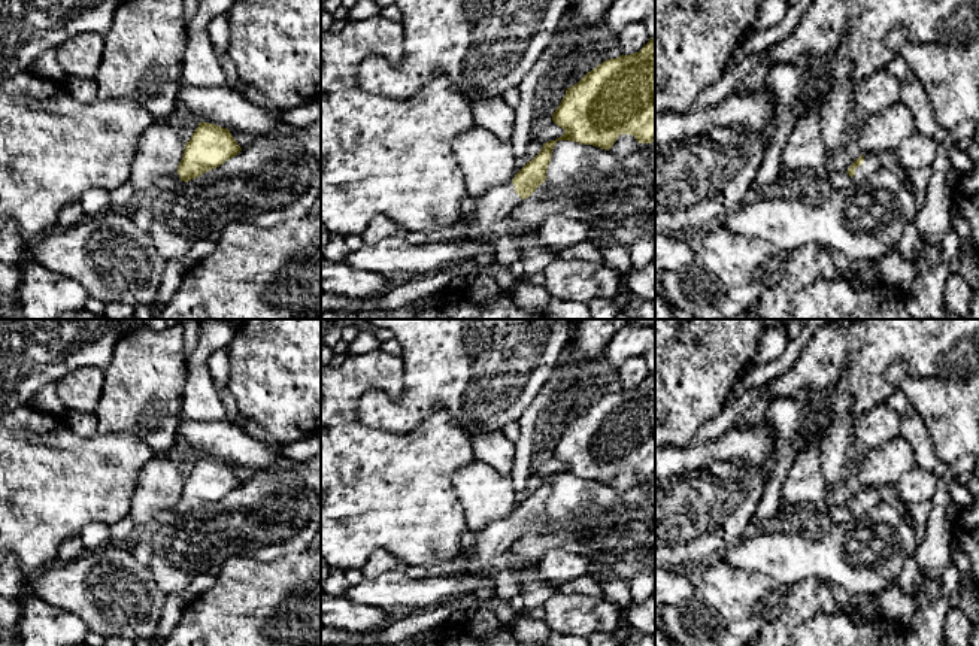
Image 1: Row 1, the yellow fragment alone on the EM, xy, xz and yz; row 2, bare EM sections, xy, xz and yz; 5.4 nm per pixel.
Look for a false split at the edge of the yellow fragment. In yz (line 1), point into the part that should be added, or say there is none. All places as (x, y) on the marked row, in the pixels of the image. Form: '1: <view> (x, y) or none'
1: yz (872, 164)

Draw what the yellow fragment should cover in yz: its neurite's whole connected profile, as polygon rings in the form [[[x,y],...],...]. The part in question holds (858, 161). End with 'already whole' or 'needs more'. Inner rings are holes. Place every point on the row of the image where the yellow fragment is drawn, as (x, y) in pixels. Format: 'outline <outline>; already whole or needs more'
outline [[[869,152],[857,158],[852,166],[848,169],[848,175],[860,182],[867,176],[876,175],[882,169],[882,161],[876,152]]]; needs more

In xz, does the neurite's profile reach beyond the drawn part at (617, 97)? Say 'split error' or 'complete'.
split error

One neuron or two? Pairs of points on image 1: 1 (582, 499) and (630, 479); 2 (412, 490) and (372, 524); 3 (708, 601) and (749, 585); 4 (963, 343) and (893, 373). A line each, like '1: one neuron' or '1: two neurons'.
1: two neurons
2: one neuron
3: one neuron
4: two neurons

